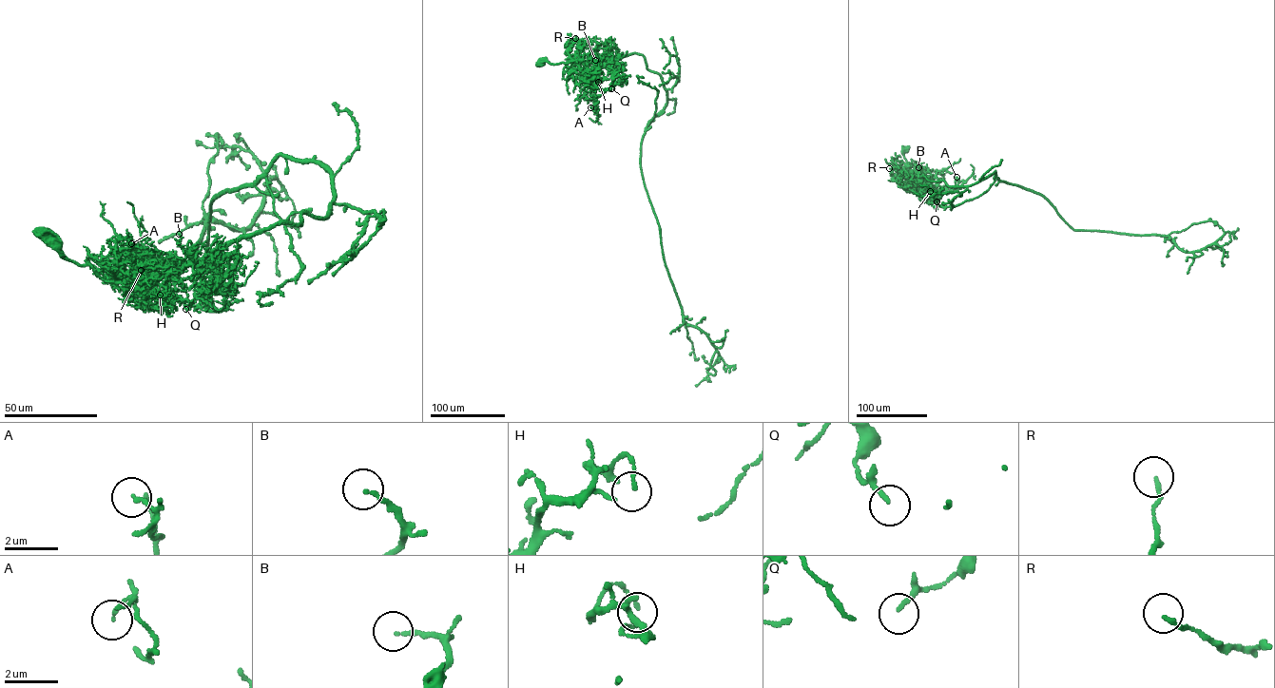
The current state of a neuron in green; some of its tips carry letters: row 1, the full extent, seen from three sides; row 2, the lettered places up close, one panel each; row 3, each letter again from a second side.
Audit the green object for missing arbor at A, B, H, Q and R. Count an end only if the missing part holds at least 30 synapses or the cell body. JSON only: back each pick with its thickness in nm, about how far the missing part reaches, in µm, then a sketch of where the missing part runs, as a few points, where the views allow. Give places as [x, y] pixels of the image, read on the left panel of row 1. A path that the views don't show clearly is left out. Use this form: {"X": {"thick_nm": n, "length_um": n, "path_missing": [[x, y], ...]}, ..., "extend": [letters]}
{"H": {"thick_nm": 110, "length_um": 8}, "extend": ["H"]}

